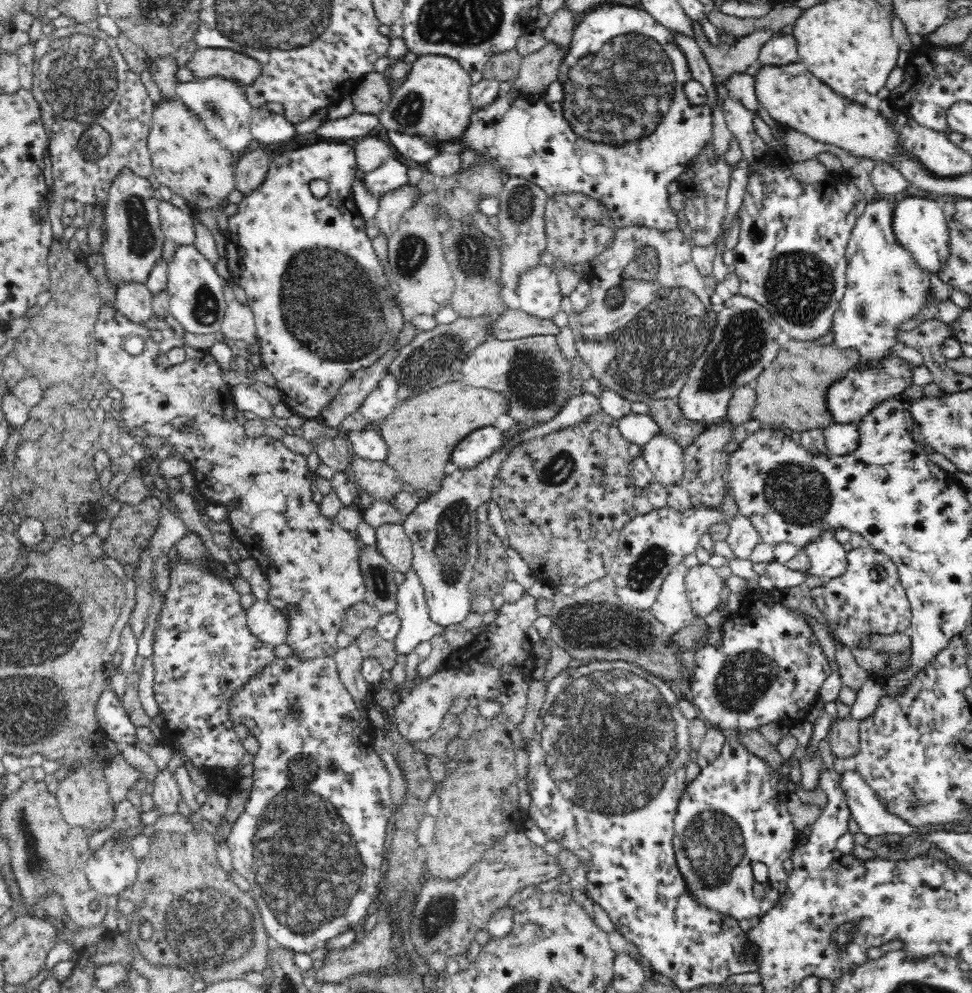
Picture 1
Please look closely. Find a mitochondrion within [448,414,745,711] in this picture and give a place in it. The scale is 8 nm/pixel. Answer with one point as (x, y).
(588, 625)

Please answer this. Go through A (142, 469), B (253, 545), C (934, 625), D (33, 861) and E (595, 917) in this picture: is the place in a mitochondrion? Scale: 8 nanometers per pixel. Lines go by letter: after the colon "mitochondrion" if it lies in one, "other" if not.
A: other
B: other
C: other
D: mitochondrion
E: other

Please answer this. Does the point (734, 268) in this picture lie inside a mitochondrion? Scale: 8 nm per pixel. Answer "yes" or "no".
no

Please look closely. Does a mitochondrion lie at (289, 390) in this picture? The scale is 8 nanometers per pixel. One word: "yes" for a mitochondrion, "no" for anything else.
no

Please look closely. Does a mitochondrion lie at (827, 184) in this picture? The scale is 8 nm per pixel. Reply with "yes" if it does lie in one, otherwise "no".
no

